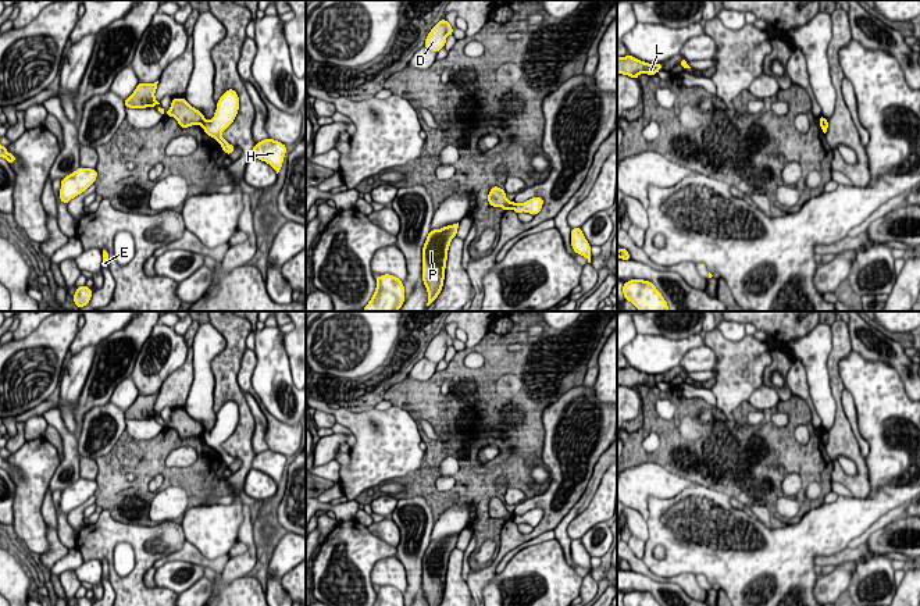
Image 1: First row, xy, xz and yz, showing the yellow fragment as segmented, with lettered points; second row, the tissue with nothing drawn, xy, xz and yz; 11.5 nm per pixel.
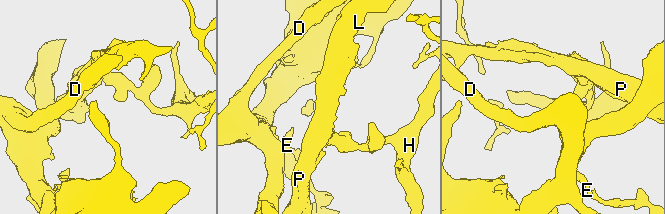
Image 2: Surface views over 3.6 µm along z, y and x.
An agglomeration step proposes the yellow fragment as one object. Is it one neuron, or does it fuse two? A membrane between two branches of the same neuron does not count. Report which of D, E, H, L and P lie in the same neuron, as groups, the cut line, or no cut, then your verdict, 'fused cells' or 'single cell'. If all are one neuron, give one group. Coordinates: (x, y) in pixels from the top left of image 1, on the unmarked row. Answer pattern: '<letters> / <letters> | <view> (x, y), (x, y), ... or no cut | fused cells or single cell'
D E H / L P | xz (514, 514), (512, 520) | fused cells

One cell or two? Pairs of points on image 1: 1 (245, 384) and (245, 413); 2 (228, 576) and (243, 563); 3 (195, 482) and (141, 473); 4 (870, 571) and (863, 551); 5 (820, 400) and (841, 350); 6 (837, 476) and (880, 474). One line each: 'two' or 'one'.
1: two
2: one
3: one
4: two
5: two
6: two

